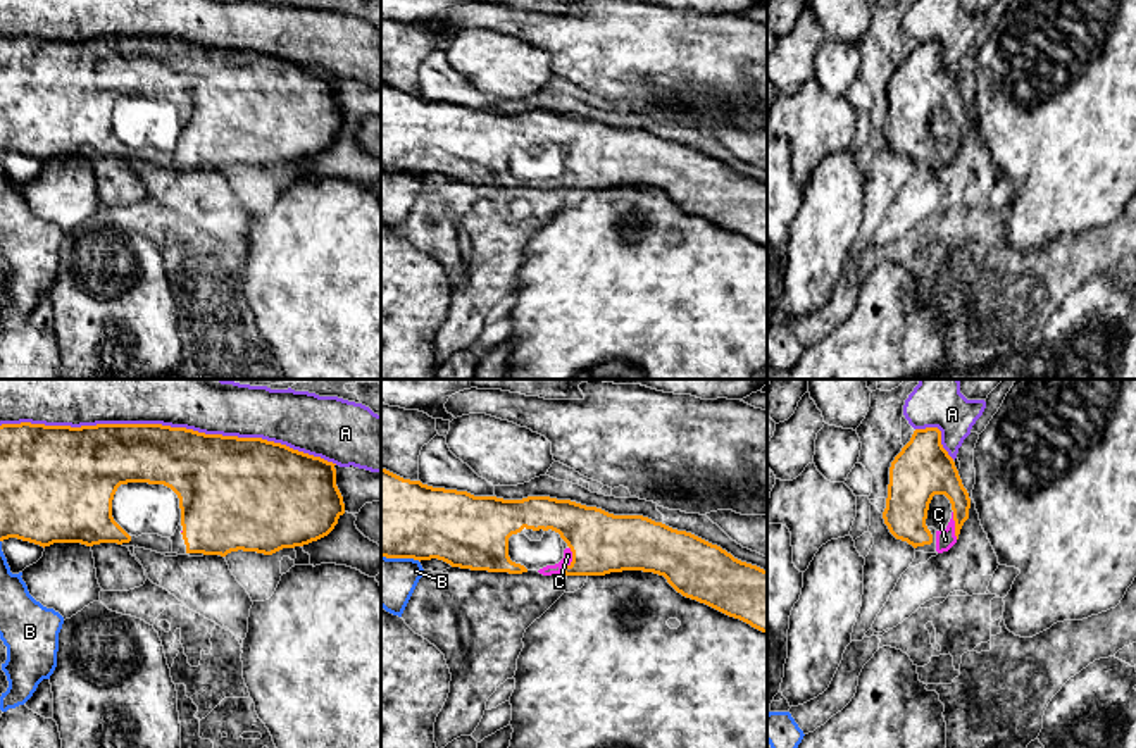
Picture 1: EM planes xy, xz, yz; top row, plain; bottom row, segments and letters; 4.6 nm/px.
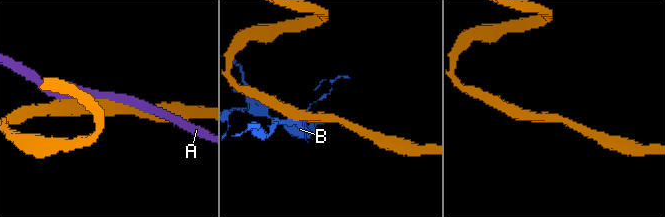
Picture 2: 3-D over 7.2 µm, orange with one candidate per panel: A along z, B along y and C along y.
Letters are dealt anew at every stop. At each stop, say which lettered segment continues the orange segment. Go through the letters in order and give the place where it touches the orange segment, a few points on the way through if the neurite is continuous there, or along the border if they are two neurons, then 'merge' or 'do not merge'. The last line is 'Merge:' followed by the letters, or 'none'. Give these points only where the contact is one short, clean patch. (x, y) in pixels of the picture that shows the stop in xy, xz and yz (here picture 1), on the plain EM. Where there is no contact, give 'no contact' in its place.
A: contact xy (169, 40); do not merge
B: contact xz (400, 171); do not merge
C: contact xz (573, 174); way xz (600, 155), (586, 169), (573, 174), (568, 169); merge
Merge: C

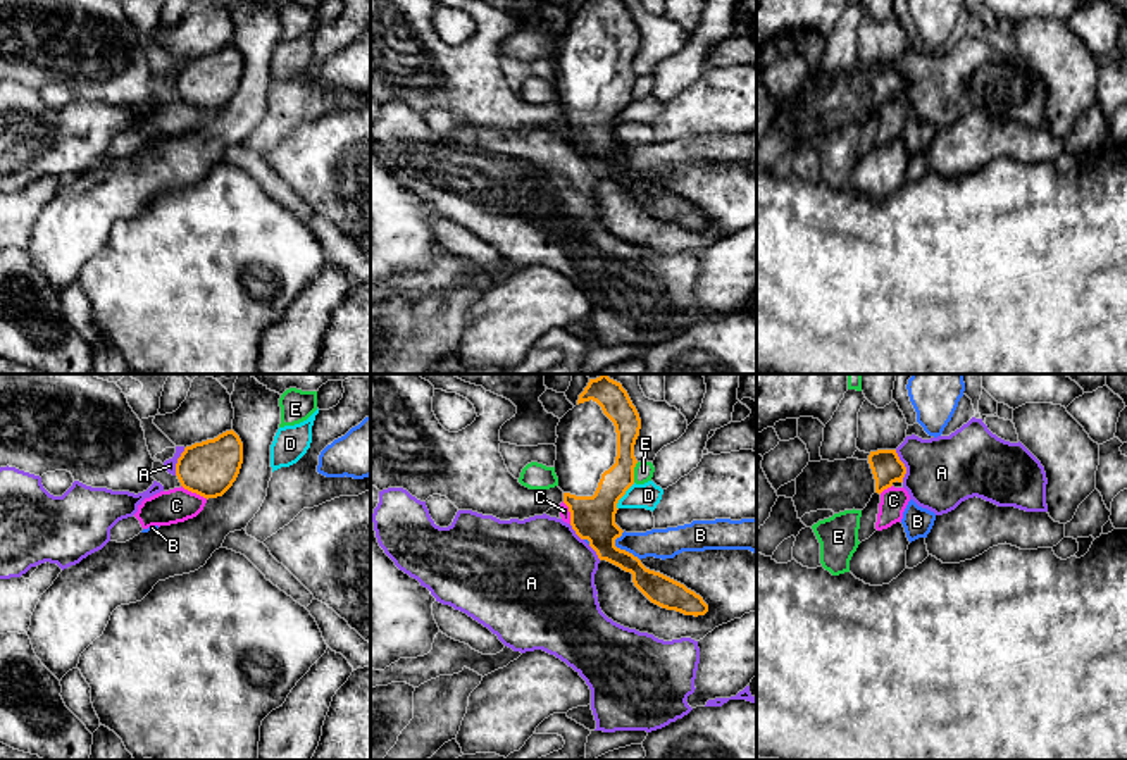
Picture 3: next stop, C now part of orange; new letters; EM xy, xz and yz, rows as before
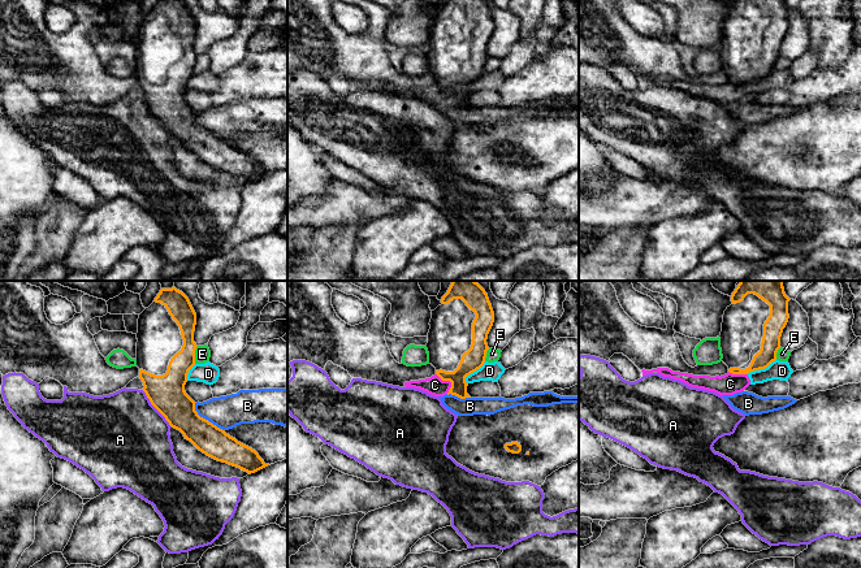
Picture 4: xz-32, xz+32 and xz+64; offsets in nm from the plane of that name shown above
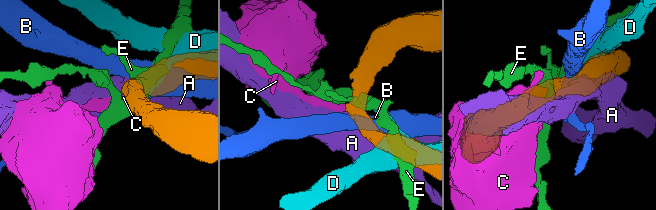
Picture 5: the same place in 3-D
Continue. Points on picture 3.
A: contact yz (903, 80); do not merge
B: contact xz (619, 162); do not merge
C: contact xy (195, 105); border xy (181, 99), (207, 112); do not merge
D: contact xz (622, 109); do not merge
E: contact xz (633, 87); do not merge
Merge: none

